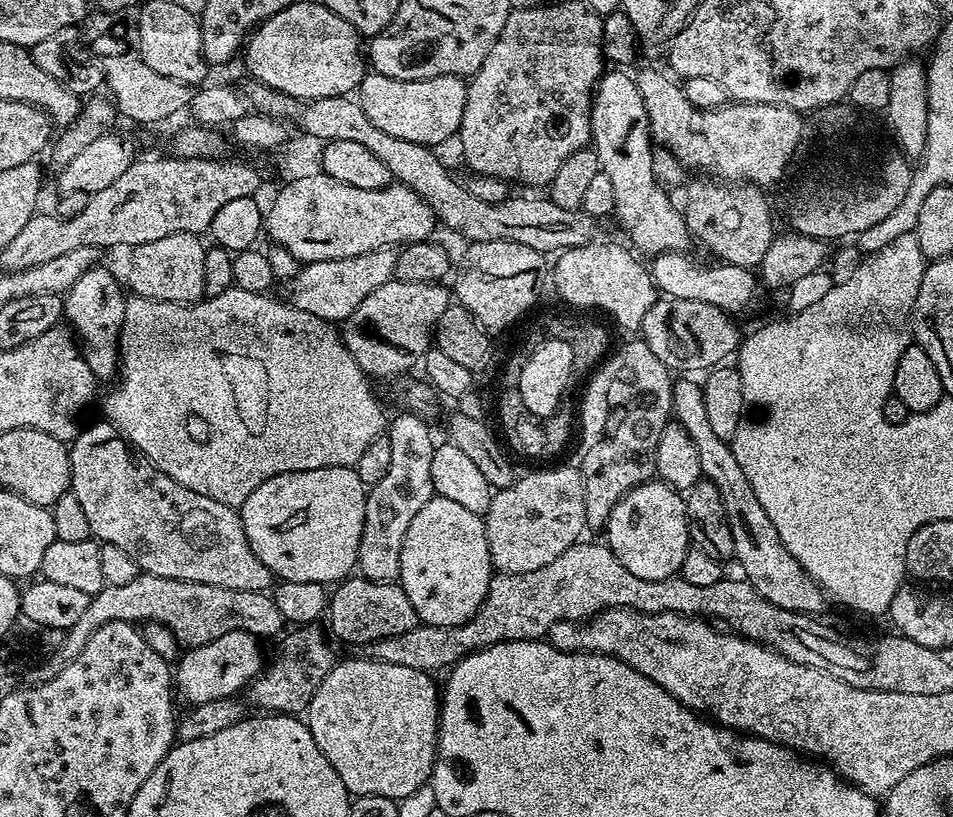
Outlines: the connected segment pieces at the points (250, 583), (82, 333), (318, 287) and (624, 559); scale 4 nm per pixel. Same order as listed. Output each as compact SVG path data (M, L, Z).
M113 424L81 427L70 444L70 491L82 505L93 537L129 556L140 572L230 590L268 592L274 577L250 550L239 511L186 490L137 452Z
M93 266L62 296L62 316L74 329L80 353L97 381L111 381L120 366L120 331L126 314L126 292L108 268Z
M389 246L350 258L304 264L298 270L298 274L287 281L287 303L298 310L306 310L306 314L314 314L314 318L322 318L329 322L349 320L354 310L362 306L363 300L370 298L370 294L374 294L378 286L395 277L396 254L397 249Z
M659 478L638 484L614 506L606 525L607 532L608 549L630 574L647 580L665 580L677 575L690 547L685 497Z

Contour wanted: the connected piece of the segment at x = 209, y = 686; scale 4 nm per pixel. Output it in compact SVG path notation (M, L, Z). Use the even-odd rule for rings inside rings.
M230 630L214 642L187 649L174 664L174 688L188 699L189 705L214 702L218 698L235 697L264 671L266 656L260 649L261 641L254 634ZM240 692L240 693L236 693Z

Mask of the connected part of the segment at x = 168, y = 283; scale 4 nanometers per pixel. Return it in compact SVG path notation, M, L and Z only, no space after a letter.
M197 233L169 234L154 242L135 245L128 260L127 287L142 298L165 300L171 304L189 305L205 299L206 286L206 244Z

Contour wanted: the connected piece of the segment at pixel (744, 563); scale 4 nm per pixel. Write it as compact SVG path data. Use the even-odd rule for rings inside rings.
M680 378L673 383L672 416L675 423L682 425L686 434L690 434L694 446L698 446L698 459L702 461L703 479L714 482L714 486L718 486L718 494L722 494L722 506L726 506L726 518L730 518L730 534L734 534L734 560L735 563L740 563L740 568L744 571L741 572L743 579L747 580L750 586L754 586L754 590L758 590L758 594L762 594L766 602L774 602L774 606L782 606L784 610L795 612L820 614L824 608L824 600L826 601L824 589L810 579L794 558L794 554L790 554L790 550L782 546L782 538L778 538L778 526L770 522L770 514L766 514L758 498L754 498L754 486L750 486L746 474L742 474L742 466L738 466L738 458L734 458L731 443L720 440L718 435L714 434L713 427L709 423L709 415L706 414L703 387L699 383L696 385L692 380L695 379Z

